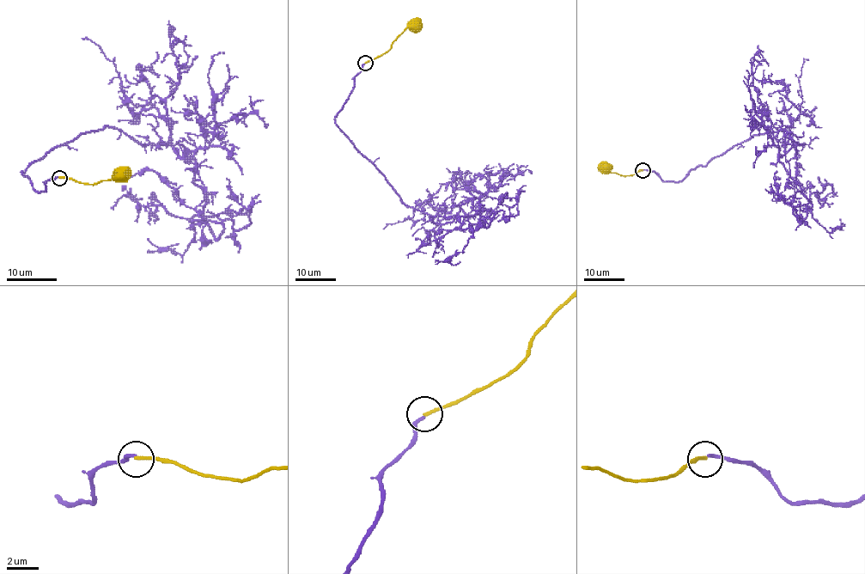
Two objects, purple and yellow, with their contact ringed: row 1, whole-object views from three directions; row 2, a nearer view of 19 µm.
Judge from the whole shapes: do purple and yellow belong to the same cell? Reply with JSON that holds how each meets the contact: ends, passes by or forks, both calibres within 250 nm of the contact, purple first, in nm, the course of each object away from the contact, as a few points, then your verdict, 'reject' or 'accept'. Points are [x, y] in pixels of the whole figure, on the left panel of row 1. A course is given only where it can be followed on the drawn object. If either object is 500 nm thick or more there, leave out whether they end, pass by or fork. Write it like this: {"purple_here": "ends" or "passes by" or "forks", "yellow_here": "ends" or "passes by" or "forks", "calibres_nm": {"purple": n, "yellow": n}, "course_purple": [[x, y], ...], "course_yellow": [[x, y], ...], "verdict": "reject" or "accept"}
{"purple_here": "ends", "yellow_here": "ends", "calibres_nm": {"purple": 200, "yellow": 200}, "course_purple": [[59, 177], [38, 192], [21, 172], [111, 126], [191, 158], [206, 196], [196, 210], [250, 223], [208, 210]], "course_yellow": [[59, 178], [97, 184], [120, 177]], "verdict": "reject"}

